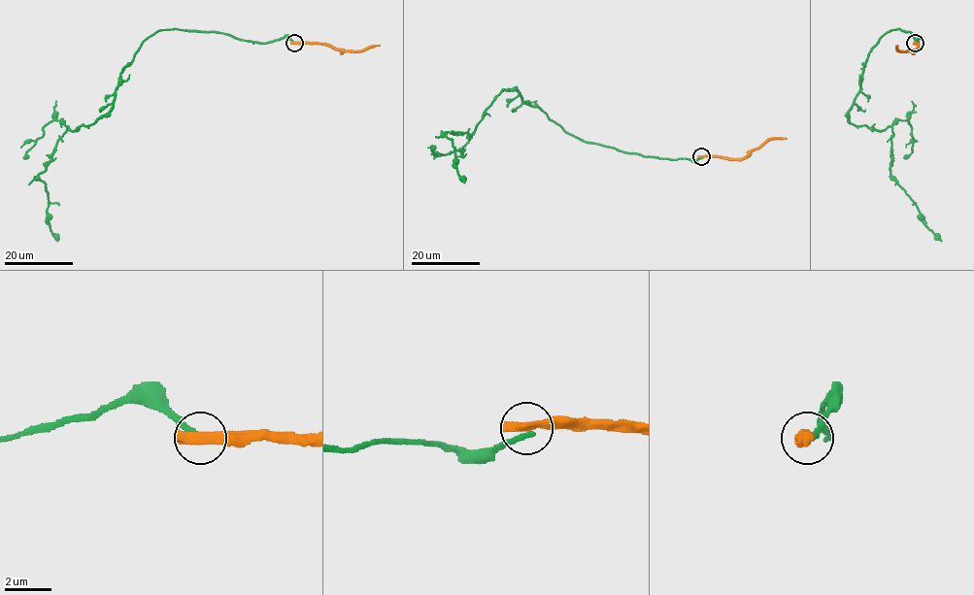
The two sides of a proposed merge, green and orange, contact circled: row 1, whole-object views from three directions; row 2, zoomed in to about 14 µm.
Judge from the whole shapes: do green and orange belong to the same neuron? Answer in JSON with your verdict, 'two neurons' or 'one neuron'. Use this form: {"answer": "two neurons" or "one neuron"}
{"answer": "two neurons"}

